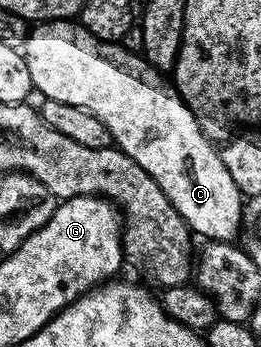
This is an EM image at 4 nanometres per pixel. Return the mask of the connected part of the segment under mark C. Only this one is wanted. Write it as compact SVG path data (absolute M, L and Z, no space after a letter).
M57 19L34 25L25 39L23 53L34 89L39 94L41 92L44 99L74 104L102 120L112 143L159 184L194 235L199 234L203 236L202 239L216 242L238 239L244 221L245 197L241 189L223 163L220 149L201 129L176 87L150 65L144 55L127 49L123 44L99 40L72 19Z

